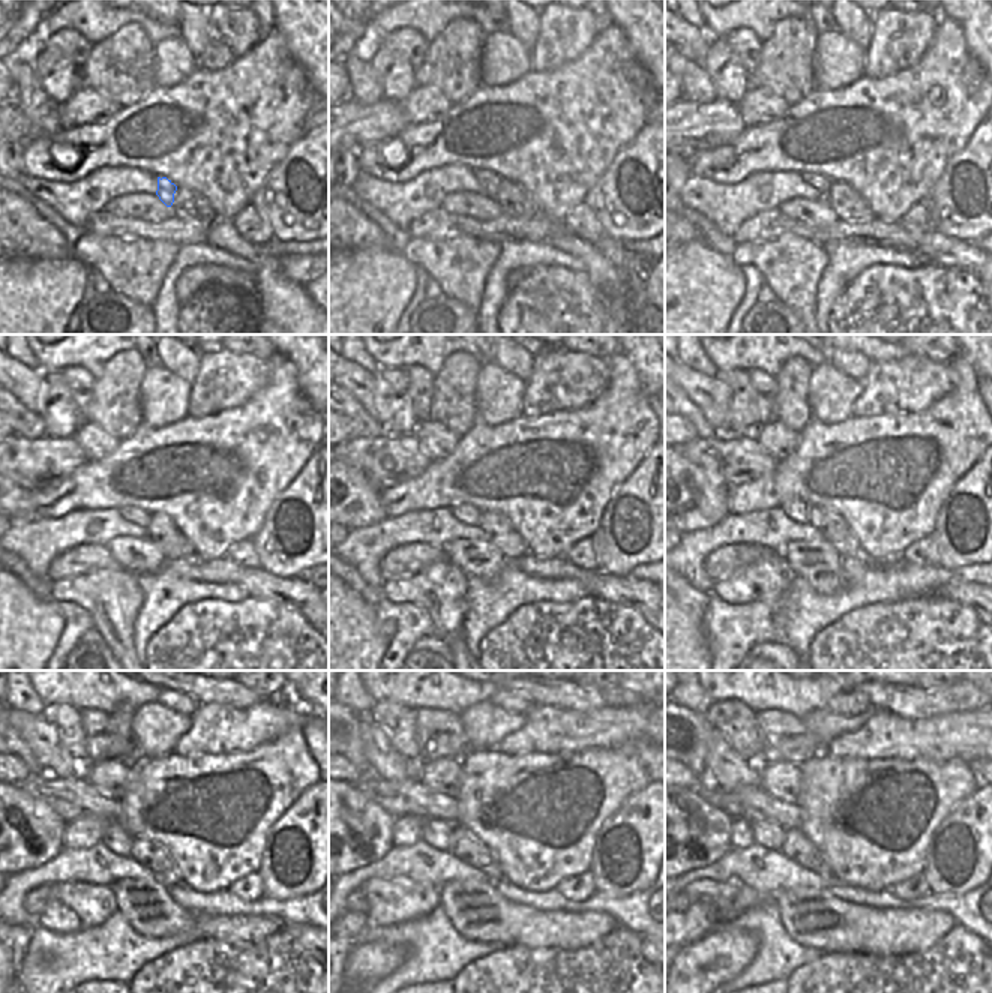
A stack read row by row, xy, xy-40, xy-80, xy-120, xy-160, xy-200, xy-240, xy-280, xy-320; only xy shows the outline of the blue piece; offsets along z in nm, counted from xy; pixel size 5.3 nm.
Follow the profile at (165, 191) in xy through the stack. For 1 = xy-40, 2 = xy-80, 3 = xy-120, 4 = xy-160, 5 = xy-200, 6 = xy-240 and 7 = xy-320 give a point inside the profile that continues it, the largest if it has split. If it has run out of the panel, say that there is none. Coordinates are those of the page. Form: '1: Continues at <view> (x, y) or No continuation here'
1: Continues at xy-40 (491, 182)
2: Continues at xy-80 (818, 182)
3: Continues at xy-120 (134, 515)
4: Continues at xy-160 (468, 515)
5: Continues at xy-200 (797, 510)
6: Continues at xy-240 (116, 837)
7: Continues at xy-320 (767, 834)

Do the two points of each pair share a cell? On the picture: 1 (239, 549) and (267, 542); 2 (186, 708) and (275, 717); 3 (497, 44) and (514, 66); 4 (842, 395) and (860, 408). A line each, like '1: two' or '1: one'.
1: two
2: two
3: one
4: two

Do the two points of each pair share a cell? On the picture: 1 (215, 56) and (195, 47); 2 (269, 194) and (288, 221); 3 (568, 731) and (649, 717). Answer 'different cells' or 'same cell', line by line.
1: different cells
2: same cell
3: same cell

